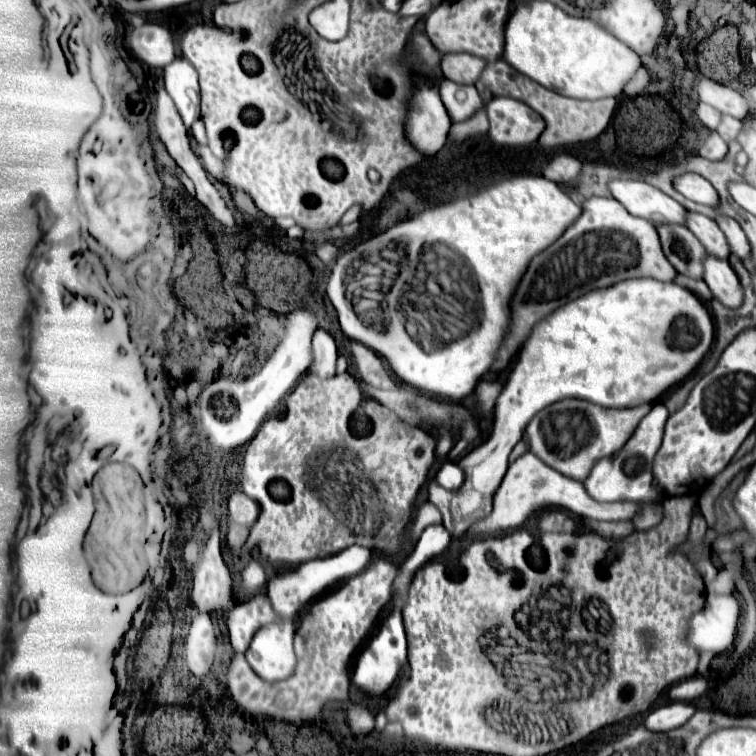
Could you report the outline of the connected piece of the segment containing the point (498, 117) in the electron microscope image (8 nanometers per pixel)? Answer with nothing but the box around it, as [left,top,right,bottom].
[485,97,545,145]

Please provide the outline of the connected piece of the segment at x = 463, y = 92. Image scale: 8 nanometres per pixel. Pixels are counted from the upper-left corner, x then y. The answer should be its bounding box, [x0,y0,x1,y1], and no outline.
[441,79,483,123]

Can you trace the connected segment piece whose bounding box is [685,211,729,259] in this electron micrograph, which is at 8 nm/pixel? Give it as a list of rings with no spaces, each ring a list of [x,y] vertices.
[[[687,211],[687,219],[685,219],[685,225],[687,229],[701,241],[701,245],[717,255],[717,257],[723,257],[727,259],[729,257],[729,247],[727,247],[727,239],[725,235],[721,233],[721,229],[717,227],[717,223],[701,213],[693,213],[693,211]]]

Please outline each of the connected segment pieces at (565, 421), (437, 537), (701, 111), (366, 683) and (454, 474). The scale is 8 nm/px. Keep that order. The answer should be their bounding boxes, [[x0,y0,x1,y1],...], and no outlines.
[[527,399,651,481],[403,525,451,571],[696,101,721,131],[351,643,407,699],[435,463,463,489]]

